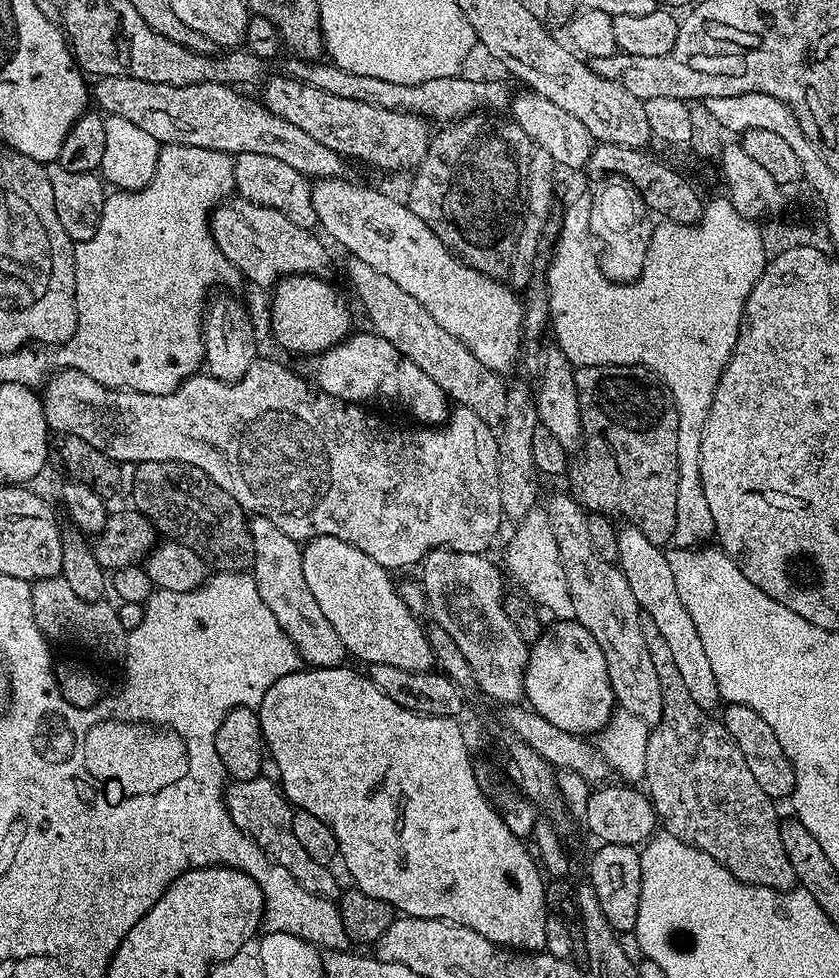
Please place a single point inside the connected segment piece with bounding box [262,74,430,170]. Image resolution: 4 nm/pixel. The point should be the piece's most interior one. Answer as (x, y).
(384, 138)

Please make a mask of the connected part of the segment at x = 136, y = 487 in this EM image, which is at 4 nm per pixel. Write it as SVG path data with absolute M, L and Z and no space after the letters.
M142 462L134 470L131 507L147 516L156 525L157 533L169 540L177 540L182 546L194 550L208 563L209 569L216 572L248 572L254 562L254 542L248 529L249 517L243 506L222 486L218 486L200 468L182 462Z

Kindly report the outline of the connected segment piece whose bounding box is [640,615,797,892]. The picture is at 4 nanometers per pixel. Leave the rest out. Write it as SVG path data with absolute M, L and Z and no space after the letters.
M641 615L642 638L646 638L646 650L650 650L650 659L654 661L654 670L658 674L658 682L662 682L662 718L649 731L646 742L646 770L642 781L646 795L652 801L652 809L663 831L674 838L710 854L722 866L726 866L738 878L747 884L775 888L777 892L788 892L797 887L794 866L790 866L790 858L786 858L786 849L782 847L780 833L781 817L776 816L777 805L758 786L754 774L746 766L746 758L742 758L742 750L730 738L723 723L699 708L690 698L682 677L678 674L678 666L674 666L674 658L670 654L670 646L666 646L666 638L658 634L658 626L650 622L650 618Z

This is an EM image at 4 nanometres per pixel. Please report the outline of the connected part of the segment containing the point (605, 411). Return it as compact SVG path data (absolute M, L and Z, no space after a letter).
M619 364L618 366L586 366L576 368L576 393L580 403L580 430L582 433L582 453L584 452L584 465L573 471L572 484L576 487L574 491L575 499L589 513L605 513L609 517L617 518L621 516L624 522L631 527L637 528L641 534L652 544L661 546L667 545L674 534L674 514L678 510L678 414L676 404L672 401L672 396L668 389L652 375L646 368L635 364Z

